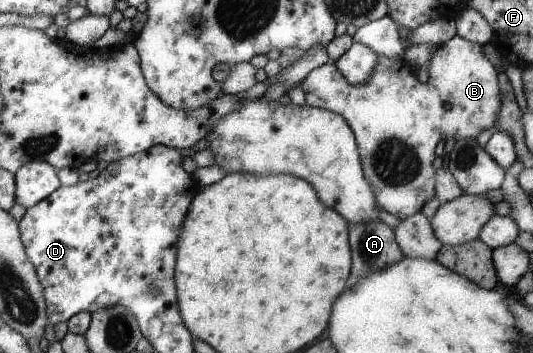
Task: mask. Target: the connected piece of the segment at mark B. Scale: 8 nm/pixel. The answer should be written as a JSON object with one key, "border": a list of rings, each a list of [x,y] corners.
{"border":[[[454,35],[434,52],[425,83],[418,81],[415,68],[406,59],[380,55],[378,64],[372,68],[372,76],[364,84],[352,86],[331,61],[312,70],[299,84],[305,92],[306,105],[341,114],[350,123],[359,141],[363,171],[374,189],[376,202],[400,220],[420,212],[424,202],[434,196],[434,150],[440,150],[446,137],[476,139],[478,134],[496,126],[502,108],[502,91],[498,73],[481,46]]]}

